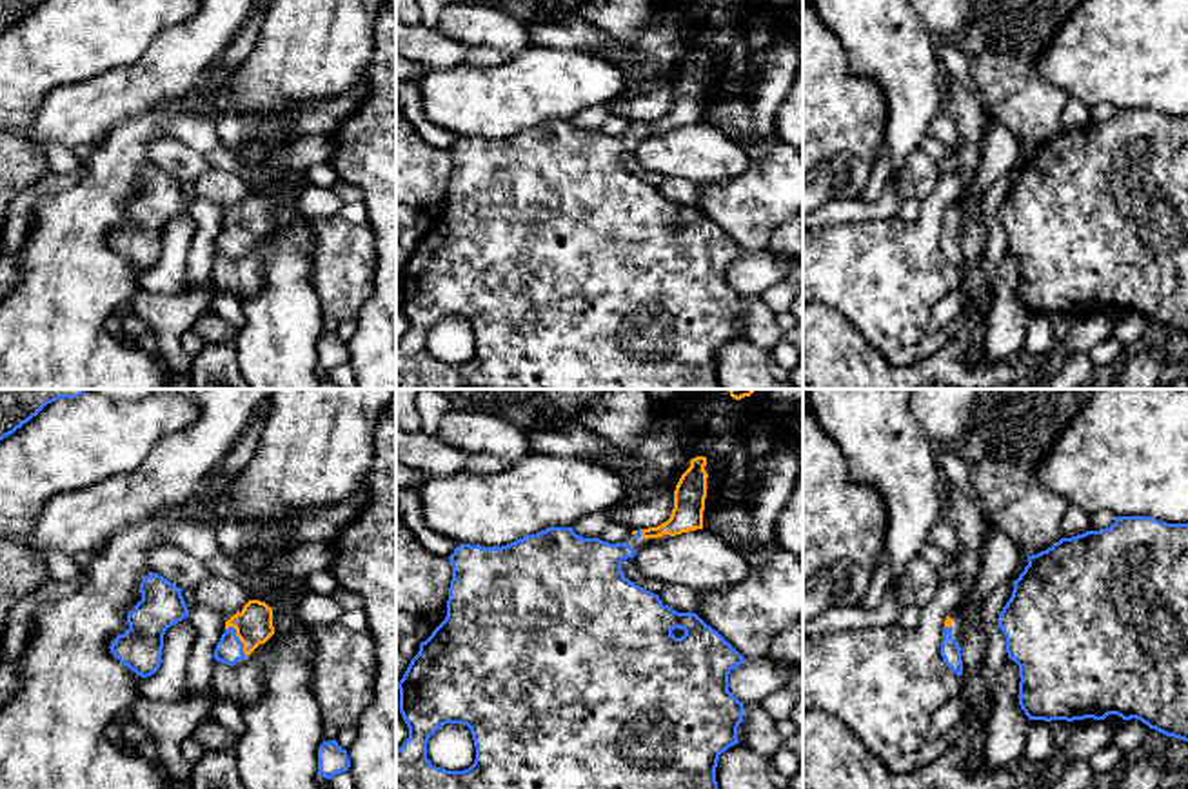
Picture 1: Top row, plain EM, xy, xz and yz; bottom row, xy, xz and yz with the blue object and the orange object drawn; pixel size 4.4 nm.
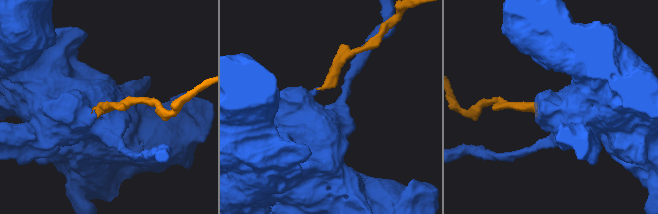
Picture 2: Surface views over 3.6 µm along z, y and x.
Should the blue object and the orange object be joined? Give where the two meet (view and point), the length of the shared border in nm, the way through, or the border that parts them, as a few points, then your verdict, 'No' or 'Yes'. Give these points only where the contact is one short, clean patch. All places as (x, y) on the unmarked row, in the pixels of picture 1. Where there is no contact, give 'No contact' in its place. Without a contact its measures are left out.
Touches blue at xy (238, 231). Shared border 160 nm. Path across: xy (229, 242), (238, 231), (253, 219). Yes

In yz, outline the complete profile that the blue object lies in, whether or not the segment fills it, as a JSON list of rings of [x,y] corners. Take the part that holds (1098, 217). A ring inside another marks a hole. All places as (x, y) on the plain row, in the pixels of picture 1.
[[[1117,109],[1106,122],[1061,131],[1046,144],[1028,149],[1028,158],[1014,175],[1012,189],[999,205],[997,218],[1006,231],[1008,251],[1019,258],[1017,291],[1028,313],[1104,313],[1108,307],[1117,307],[1188,335],[1188,116],[1166,116],[1152,109]]]

